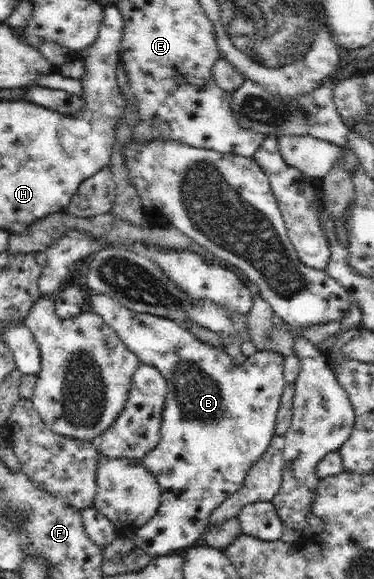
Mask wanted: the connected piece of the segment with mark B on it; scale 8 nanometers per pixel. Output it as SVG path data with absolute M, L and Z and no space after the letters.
M93 291L89 294L89 302L87 302L87 304L87 310L92 310L101 315L103 320L117 333L117 336L123 341L123 344L139 357L141 363L155 366L160 372L161 378L167 381L168 392L166 404L162 411L159 445L154 450L151 450L151 453L148 453L143 460L144 466L155 475L155 478L160 484L162 490L160 505L157 514L151 518L151 521L136 530L133 542L154 557L165 556L172 550L187 549L196 546L202 541L203 535L211 526L212 510L215 510L223 501L227 500L227 497L231 496L231 494L243 486L243 480L245 480L245 476L247 476L247 471L255 465L255 462L258 462L263 457L263 454L266 454L267 448L271 445L271 438L276 435L276 417L279 415L278 409L286 386L286 381L283 379L283 355L269 349L265 349L264 351L256 350L248 357L243 357L241 362L235 363L235 360L229 356L229 353L225 351L223 347L219 348L201 342L191 331L185 328L185 326L169 318L129 310L114 298L109 298L105 294L97 294Z

